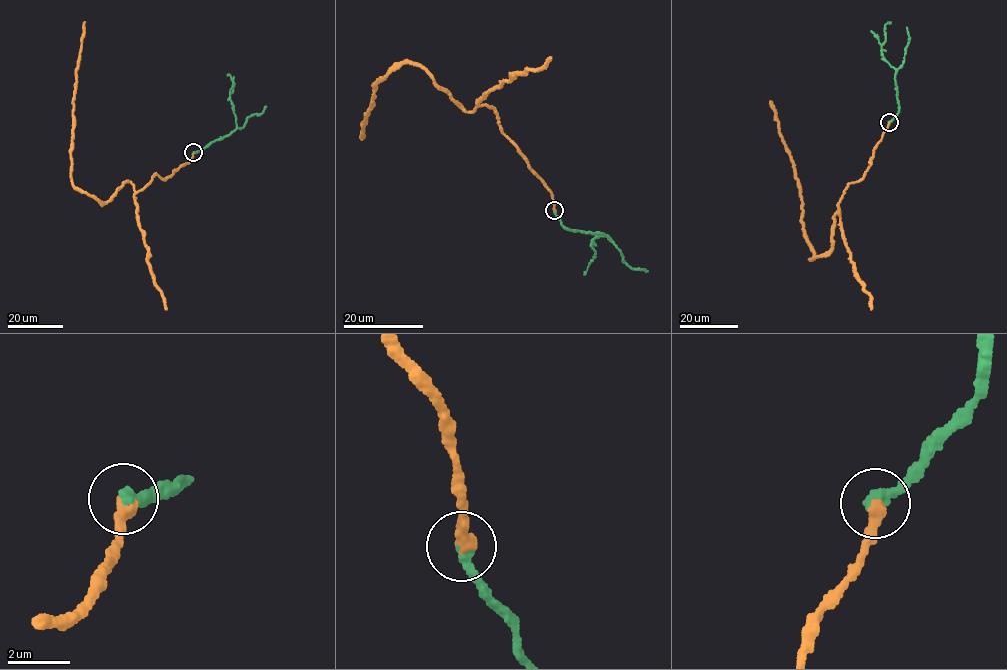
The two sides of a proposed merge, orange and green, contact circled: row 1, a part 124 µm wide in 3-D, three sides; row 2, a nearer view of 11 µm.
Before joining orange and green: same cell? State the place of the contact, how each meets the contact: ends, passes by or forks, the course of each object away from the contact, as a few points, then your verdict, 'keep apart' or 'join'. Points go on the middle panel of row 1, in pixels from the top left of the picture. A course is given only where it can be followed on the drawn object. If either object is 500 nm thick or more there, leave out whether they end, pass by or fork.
place (554, 210); orange ends; green ends; course orange (554, 210), (551, 193), (494, 109), (465, 110), (415, 65), (398, 65), (380, 80), (361, 137); course green (554, 210), (564, 227), (598, 232), (610, 238), (599, 235), (592, 241), (594, 258), (584, 275); join

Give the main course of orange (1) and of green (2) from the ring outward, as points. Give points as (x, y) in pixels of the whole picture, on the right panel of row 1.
1: (888, 122), (871, 165), (848, 185), (839, 204), (831, 249), (811, 260), (798, 180), (769, 101)
2: (888, 122), (898, 112), (899, 103), (895, 70), (883, 58), (881, 50), (885, 24), (890, 22)

